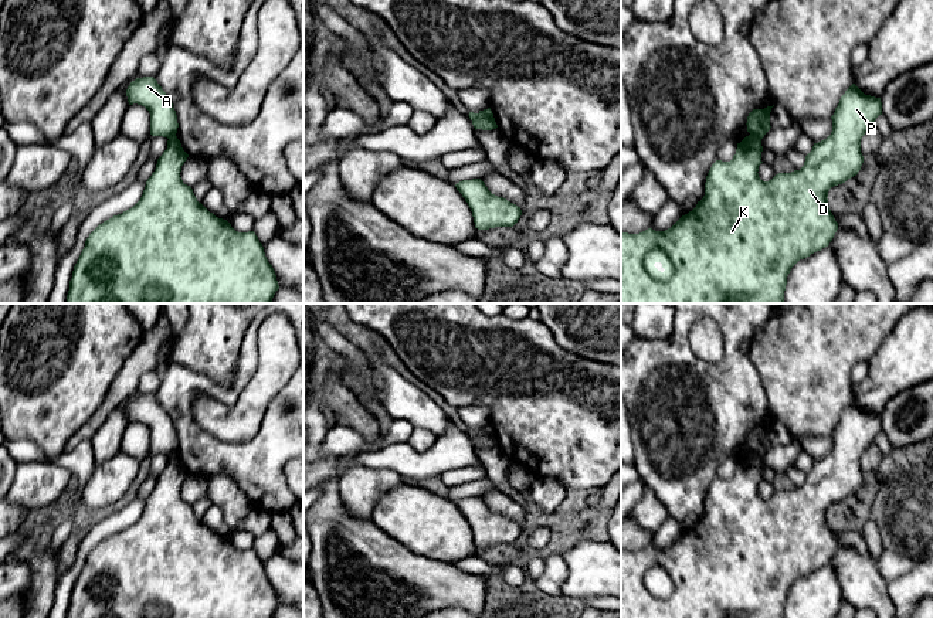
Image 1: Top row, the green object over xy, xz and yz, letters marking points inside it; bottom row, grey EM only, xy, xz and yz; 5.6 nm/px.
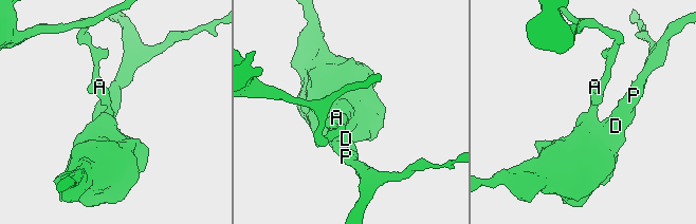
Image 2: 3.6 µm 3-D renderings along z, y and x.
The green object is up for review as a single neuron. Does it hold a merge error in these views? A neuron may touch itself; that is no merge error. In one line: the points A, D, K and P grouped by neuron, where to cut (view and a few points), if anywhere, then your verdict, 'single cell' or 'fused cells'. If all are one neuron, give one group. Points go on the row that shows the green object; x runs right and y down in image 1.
groups A / D K P; cut yz (750, 133), (760, 141); fused cells

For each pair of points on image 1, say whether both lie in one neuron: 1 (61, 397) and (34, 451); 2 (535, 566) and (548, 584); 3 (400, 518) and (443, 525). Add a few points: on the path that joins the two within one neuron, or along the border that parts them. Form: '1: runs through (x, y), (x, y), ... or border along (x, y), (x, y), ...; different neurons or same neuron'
1: border along (14, 440), (30, 440), (50, 458), (64, 451); different neurons
2: border along (545, 560), (545, 570), (533, 580); different neurons
3: runs through (410, 518), (433, 525); same neuron

